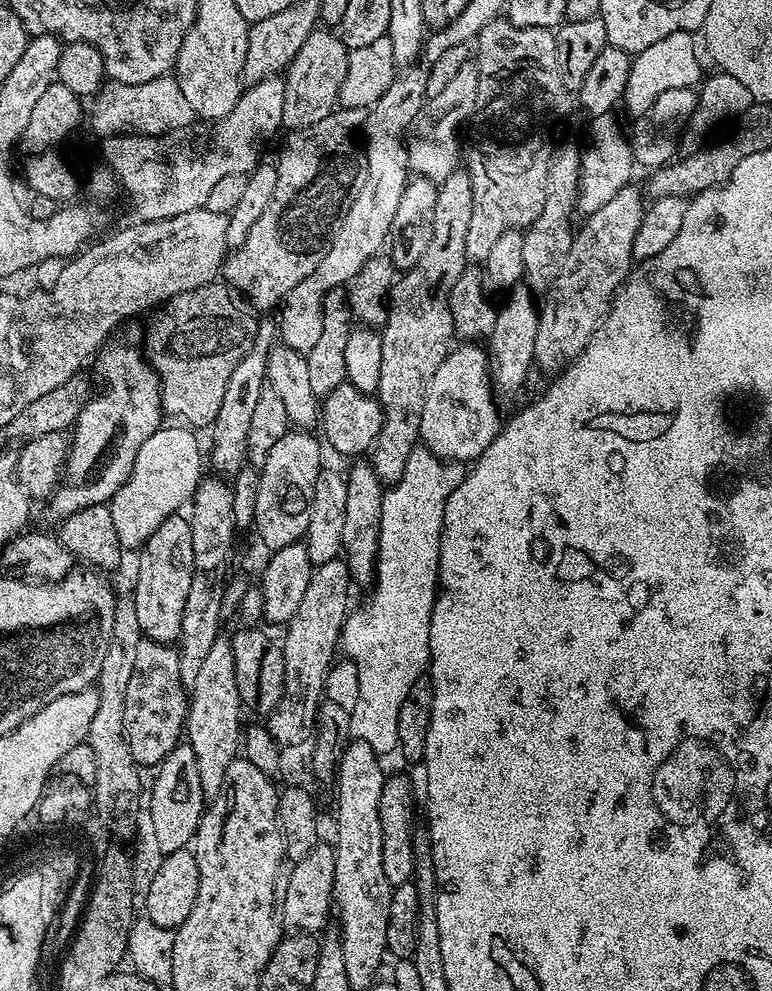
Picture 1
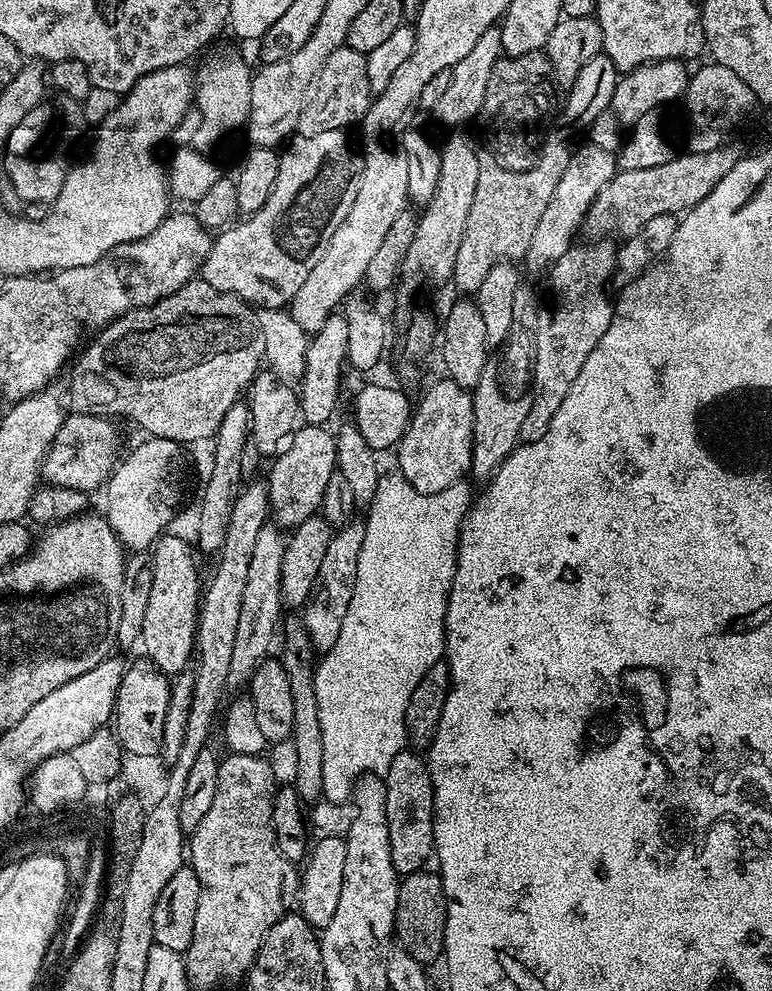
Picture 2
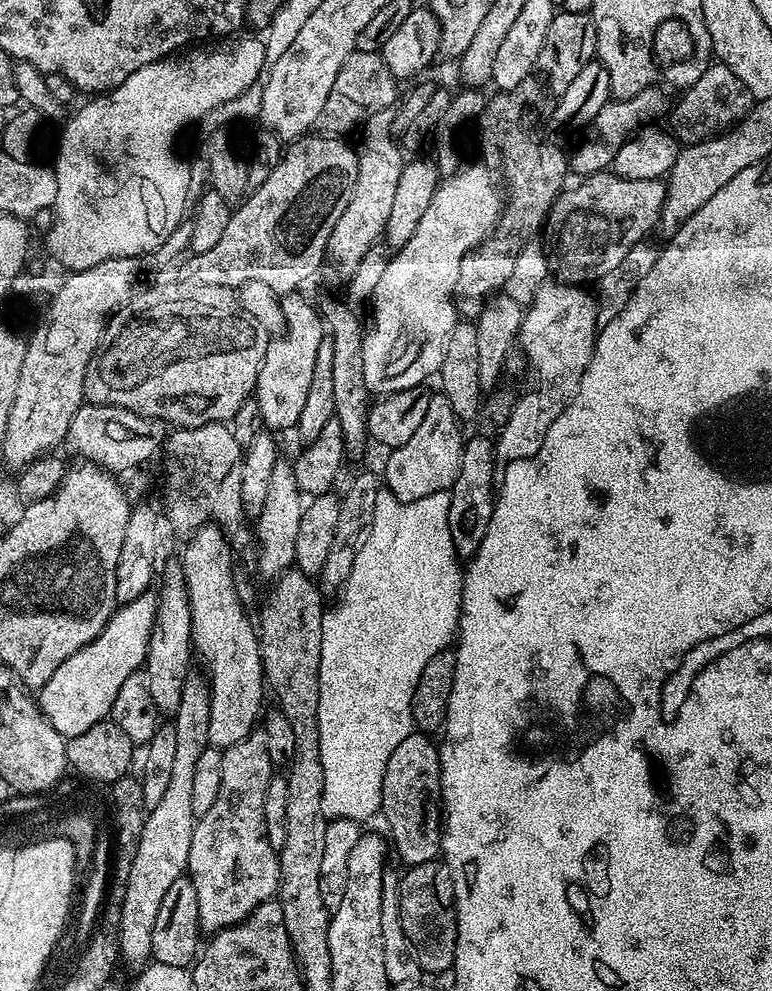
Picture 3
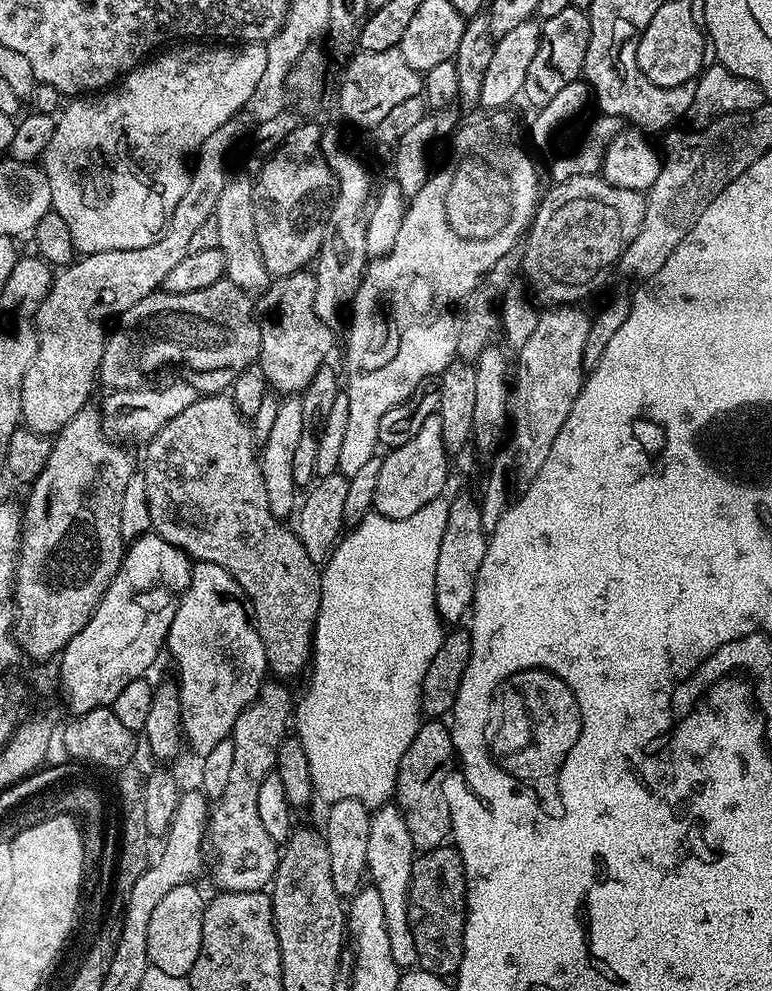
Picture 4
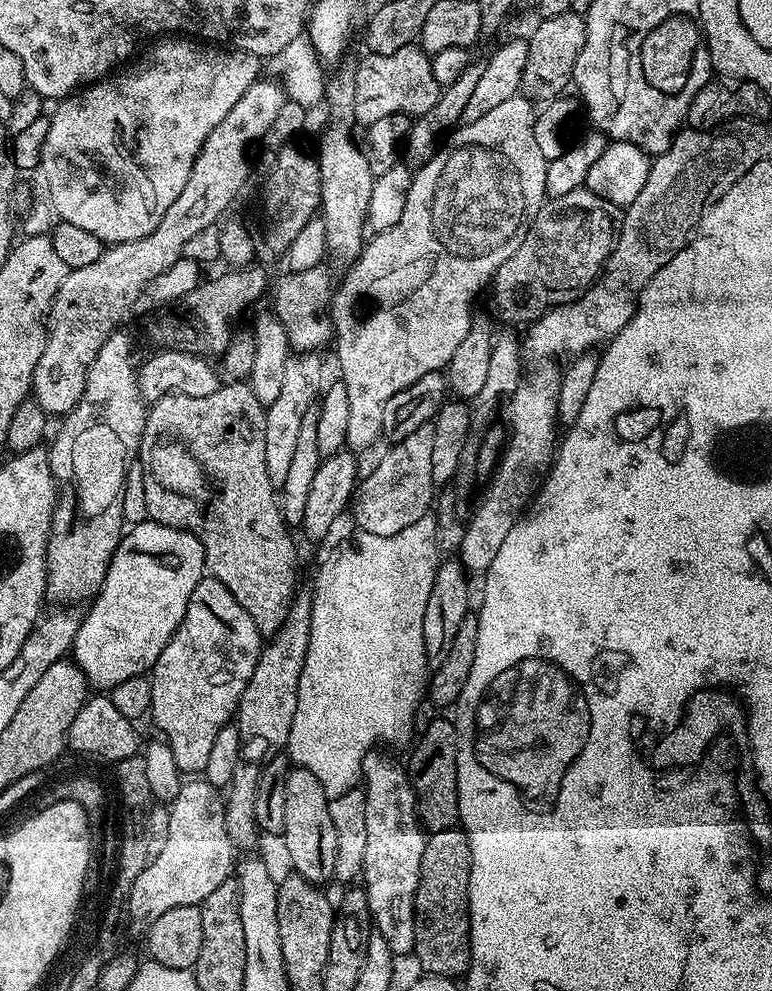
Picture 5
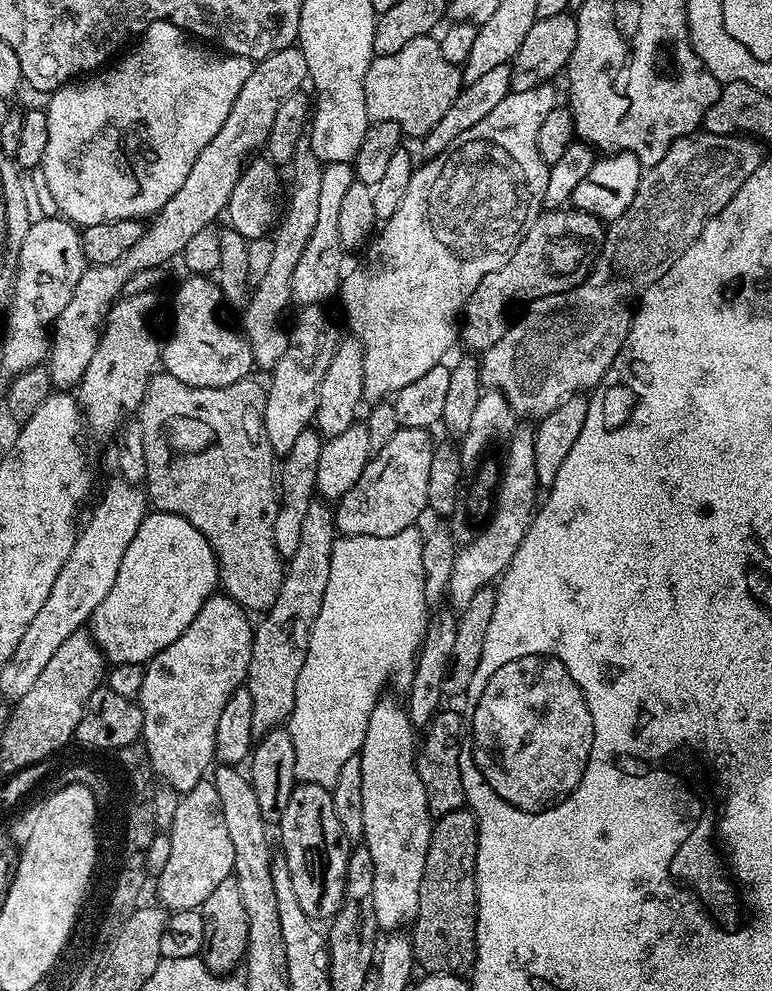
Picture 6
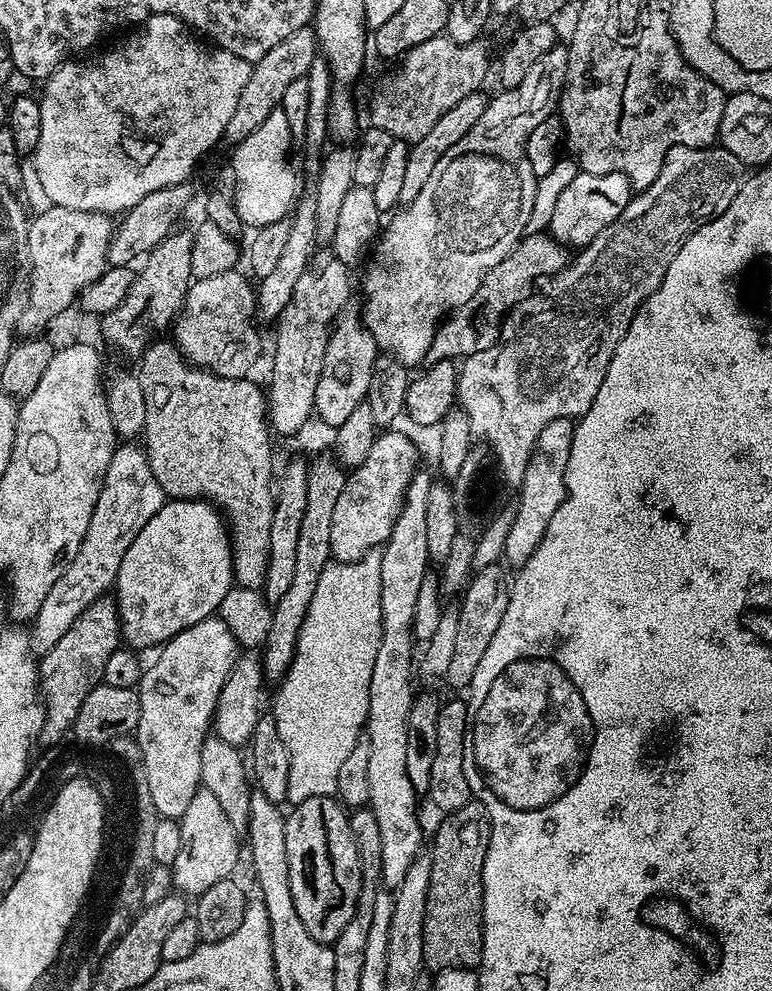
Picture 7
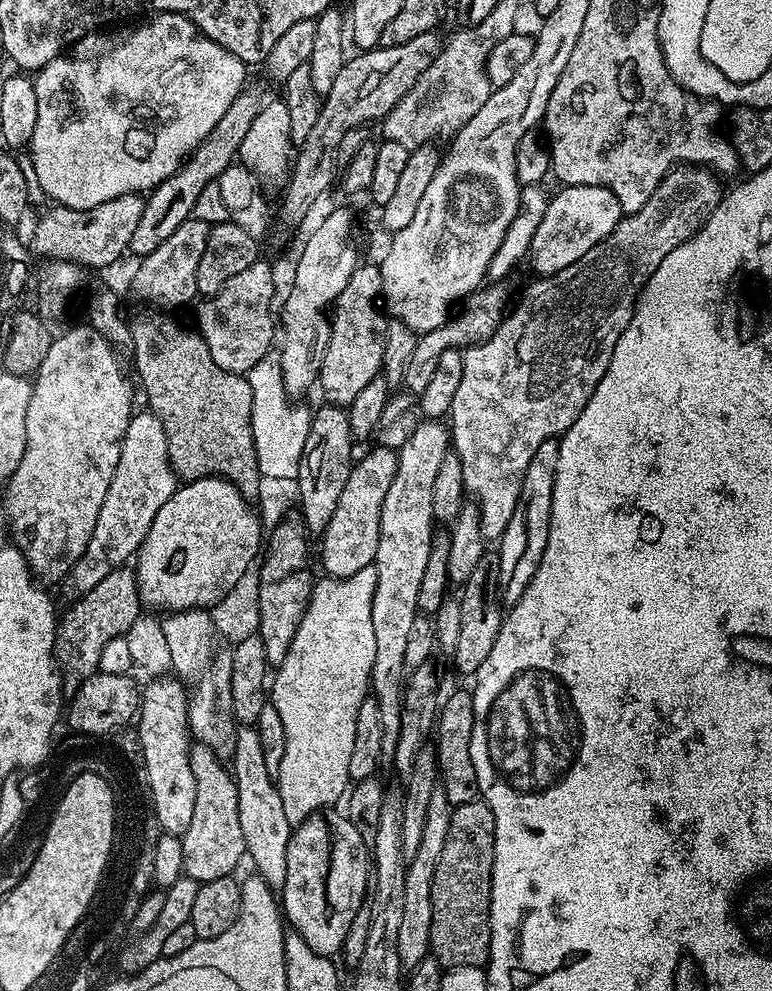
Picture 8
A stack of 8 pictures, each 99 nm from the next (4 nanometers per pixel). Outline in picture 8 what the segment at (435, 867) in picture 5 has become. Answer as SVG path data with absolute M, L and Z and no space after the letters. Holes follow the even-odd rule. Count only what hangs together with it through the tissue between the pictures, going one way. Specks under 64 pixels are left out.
M483 800L466 802L453 807L450 830L446 830L446 846L442 846L442 858L438 858L438 870L434 870L432 905L434 914L430 922L431 955L436 957L441 969L458 966L484 968L490 954L490 902L492 901L492 871L494 870L494 814Z

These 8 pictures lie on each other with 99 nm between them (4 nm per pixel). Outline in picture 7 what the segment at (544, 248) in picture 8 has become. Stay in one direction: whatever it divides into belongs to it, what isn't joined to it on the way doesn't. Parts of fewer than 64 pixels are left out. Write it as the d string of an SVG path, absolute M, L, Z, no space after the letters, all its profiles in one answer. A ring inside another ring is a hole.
M577 171L574 182L562 190L558 197L558 203L554 206L554 218L550 218L547 231L557 240L559 244L571 245L573 249L579 250L588 244L610 222L626 210L626 206L632 201L634 189L626 177L615 172L614 174L590 174L589 172Z

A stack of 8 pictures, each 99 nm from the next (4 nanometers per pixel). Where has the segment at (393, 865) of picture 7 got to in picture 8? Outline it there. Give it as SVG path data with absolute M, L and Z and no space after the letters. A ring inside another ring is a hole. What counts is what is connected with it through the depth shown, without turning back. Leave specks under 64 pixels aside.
M425 419L408 436L408 441L396 452L396 473L394 482L390 482L390 490L386 490L386 502L382 502L382 518L380 519L380 537L374 567L376 569L376 589L372 603L374 618L374 666L372 667L372 683L370 692L380 706L382 714L382 730L384 731L384 752L392 754L399 738L401 701L404 699L406 677L410 670L406 666L406 641L410 634L410 626L418 614L418 592L421 579L425 573L426 560L429 557L431 540L434 533L432 503L434 502L434 478L438 474L438 466L446 458L450 450L450 432L443 428L440 420Z

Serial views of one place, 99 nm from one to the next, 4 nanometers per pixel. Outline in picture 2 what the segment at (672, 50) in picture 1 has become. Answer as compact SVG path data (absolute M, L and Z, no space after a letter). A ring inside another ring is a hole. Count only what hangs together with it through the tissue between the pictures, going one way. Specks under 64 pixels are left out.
M655 60L652 64L643 64L635 68L633 72L623 73L616 81L614 98L598 114L598 118L590 125L591 143L599 148L606 149L607 152L615 153L623 145L627 135L632 131L632 127L642 118L642 114L663 109L663 104L668 104L671 100L679 101L688 89L689 69L681 61L675 60Z

